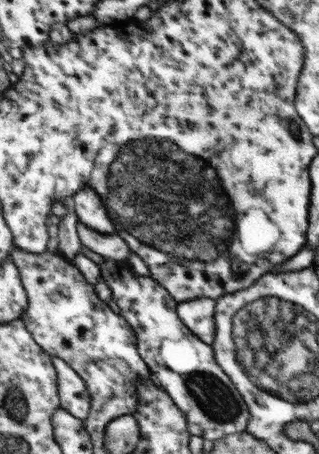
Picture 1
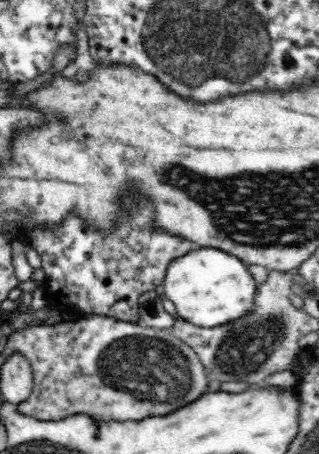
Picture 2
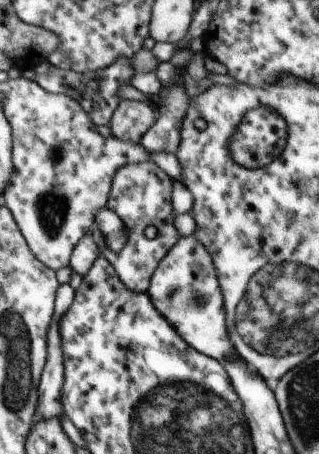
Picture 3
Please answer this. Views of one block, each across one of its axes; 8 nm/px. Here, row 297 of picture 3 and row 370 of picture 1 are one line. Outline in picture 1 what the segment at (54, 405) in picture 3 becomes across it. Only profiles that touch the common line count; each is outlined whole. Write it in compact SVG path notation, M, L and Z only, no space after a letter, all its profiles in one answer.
M51 356L51 362L57 370L57 382L59 382L59 398L61 398L61 410L67 410L71 416L85 422L91 408L91 398L85 382L81 376L59 356Z

